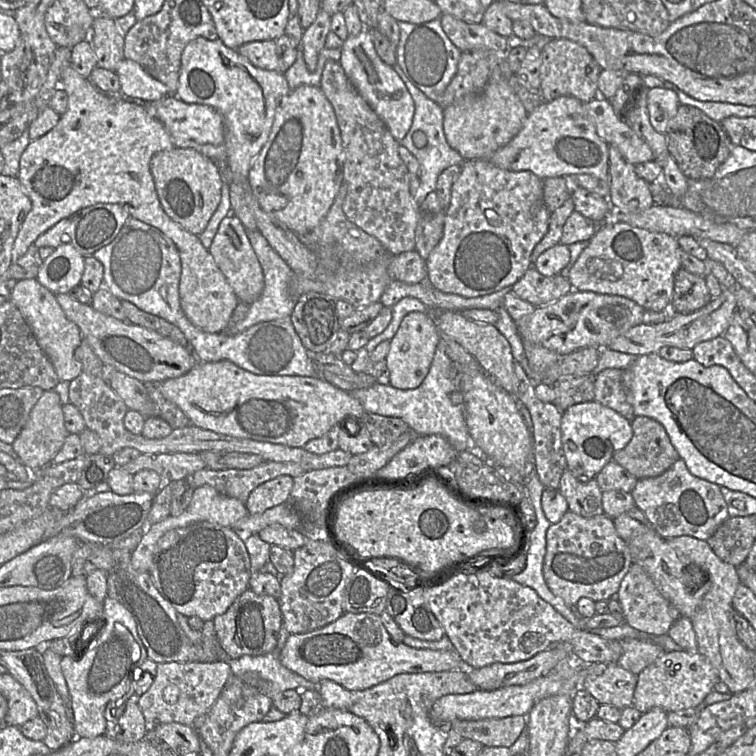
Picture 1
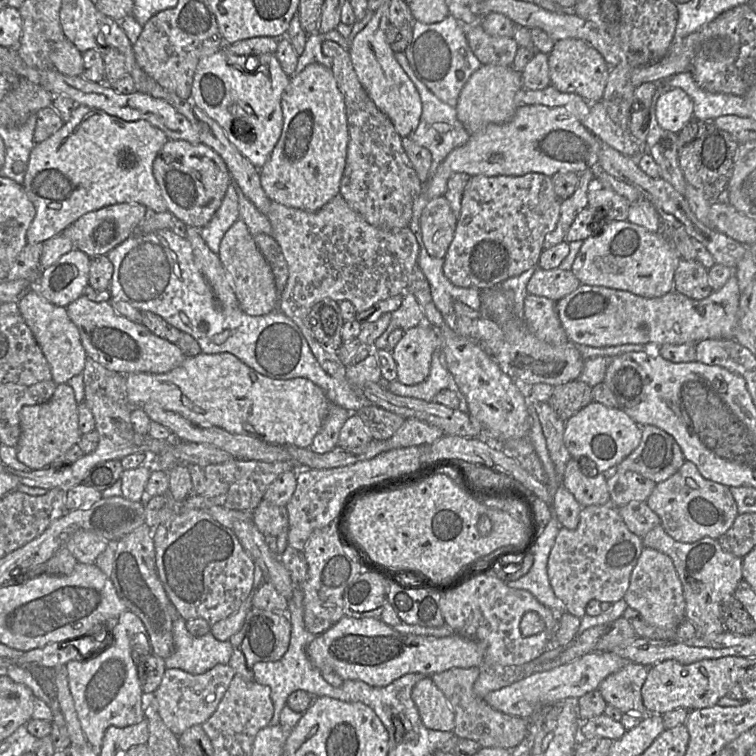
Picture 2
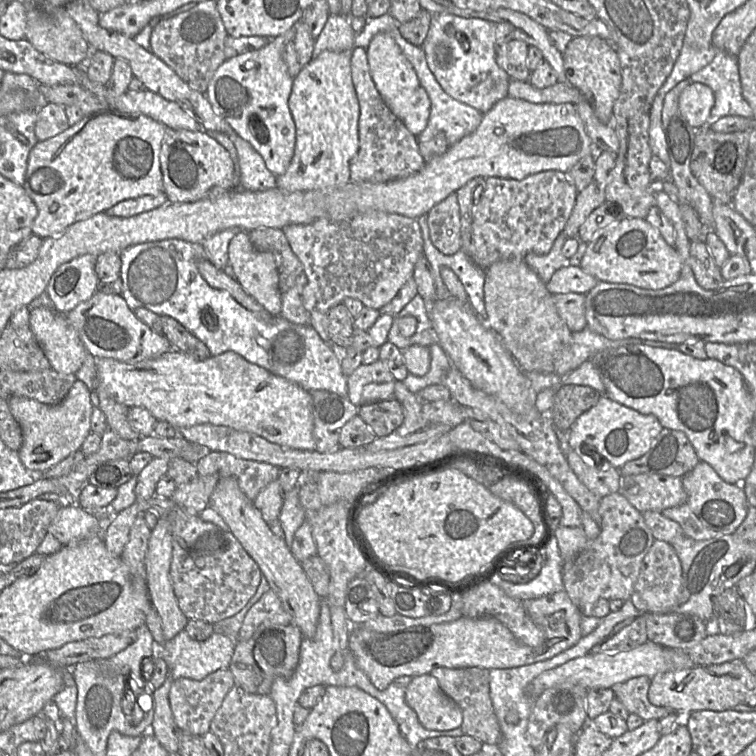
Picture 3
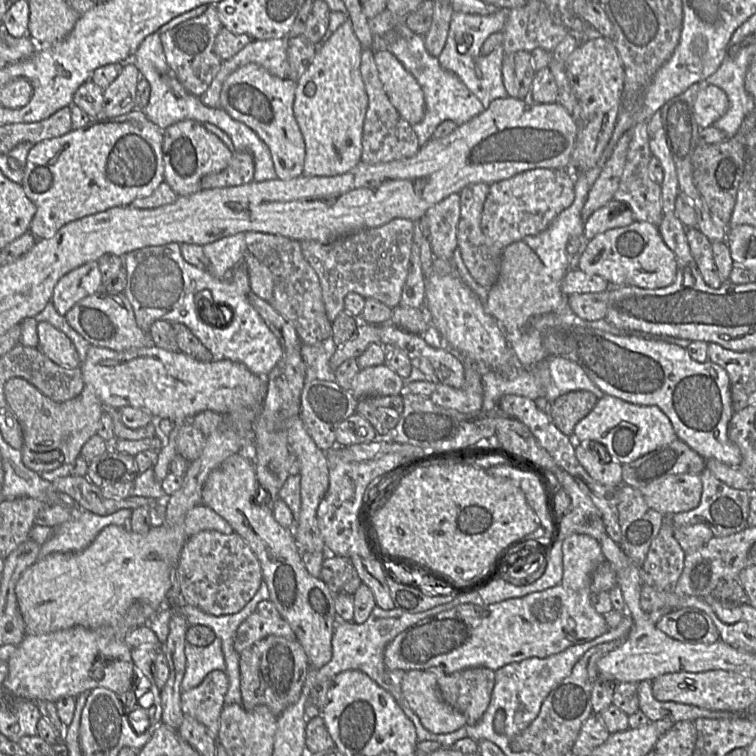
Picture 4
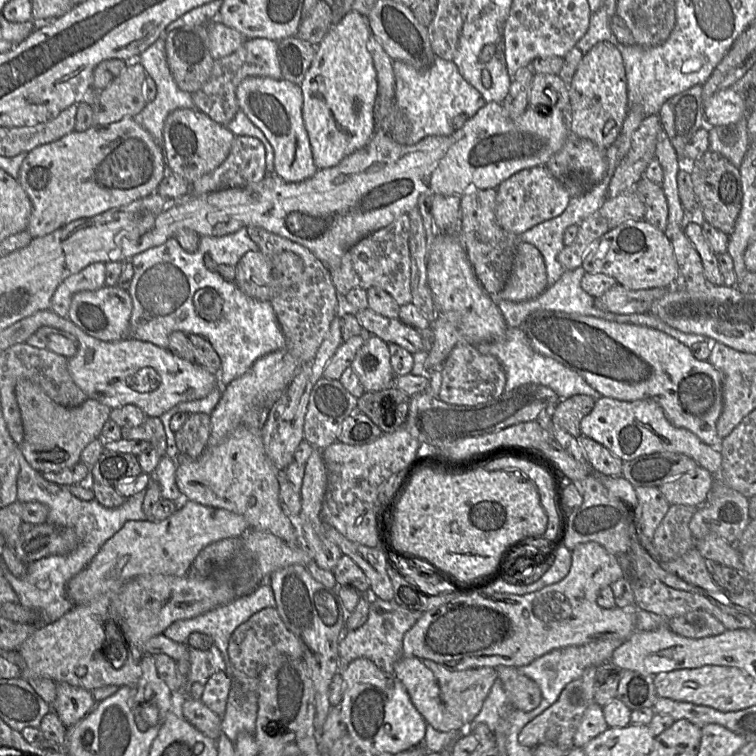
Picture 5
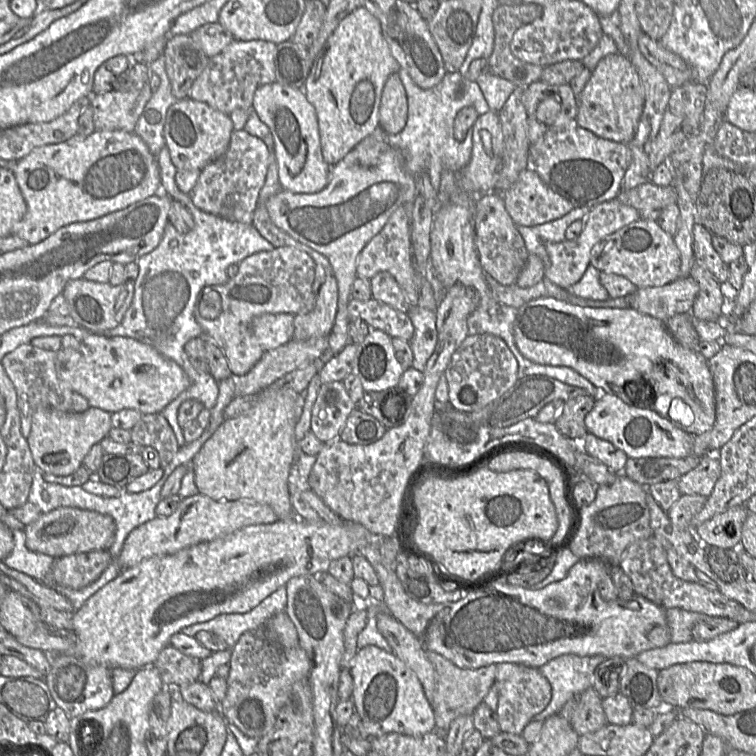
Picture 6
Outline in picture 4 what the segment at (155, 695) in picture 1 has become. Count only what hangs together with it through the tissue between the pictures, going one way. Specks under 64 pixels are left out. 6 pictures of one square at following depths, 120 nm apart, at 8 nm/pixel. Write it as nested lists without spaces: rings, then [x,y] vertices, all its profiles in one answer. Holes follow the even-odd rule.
[[[214,670],[198,686],[181,693],[183,715],[203,724],[216,740],[228,686],[226,672]]]

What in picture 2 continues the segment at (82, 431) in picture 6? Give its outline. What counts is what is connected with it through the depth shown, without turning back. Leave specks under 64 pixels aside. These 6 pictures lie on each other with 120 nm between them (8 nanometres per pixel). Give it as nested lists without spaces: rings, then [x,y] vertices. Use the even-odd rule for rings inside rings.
[[[58,384],[51,399],[45,403],[23,406],[19,413],[21,434],[16,445],[17,459],[31,468],[39,470],[49,466],[79,442],[78,403],[68,384]]]

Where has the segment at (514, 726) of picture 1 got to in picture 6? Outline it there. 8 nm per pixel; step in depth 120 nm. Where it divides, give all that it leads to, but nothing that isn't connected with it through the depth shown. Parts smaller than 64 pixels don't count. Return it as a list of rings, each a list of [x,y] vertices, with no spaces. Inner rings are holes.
[[[426,650],[426,656],[433,664],[436,673],[432,705],[436,727],[447,731],[453,720],[462,715],[472,715],[476,707],[484,700],[490,687],[496,681],[497,667],[496,664],[491,664],[478,669],[462,669],[434,651]]]

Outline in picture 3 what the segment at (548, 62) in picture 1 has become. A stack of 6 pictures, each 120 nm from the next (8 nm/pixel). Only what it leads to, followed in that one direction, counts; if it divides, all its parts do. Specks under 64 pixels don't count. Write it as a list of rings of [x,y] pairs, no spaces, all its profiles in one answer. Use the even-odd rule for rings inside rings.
[[[576,37],[567,45],[563,53],[563,65],[567,81],[578,89],[592,106],[596,117],[604,124],[612,123],[613,106],[619,96],[621,87],[621,66],[617,52],[611,42],[599,37]]]

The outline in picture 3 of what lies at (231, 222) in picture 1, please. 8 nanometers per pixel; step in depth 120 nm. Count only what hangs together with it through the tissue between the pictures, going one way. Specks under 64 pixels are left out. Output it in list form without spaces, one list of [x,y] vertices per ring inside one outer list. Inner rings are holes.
[[[240,230],[229,243],[228,258],[228,266],[233,270],[233,277],[246,293],[261,304],[271,316],[281,316],[282,301],[274,255],[270,252],[258,250],[252,244],[249,232]]]

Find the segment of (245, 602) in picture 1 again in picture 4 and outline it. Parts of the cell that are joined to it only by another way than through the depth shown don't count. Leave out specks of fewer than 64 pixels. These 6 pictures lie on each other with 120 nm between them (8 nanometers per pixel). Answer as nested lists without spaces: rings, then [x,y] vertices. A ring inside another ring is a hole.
[[[268,636],[239,654],[239,668],[242,706],[250,710],[265,705],[278,717],[299,700],[310,663],[297,639]]]

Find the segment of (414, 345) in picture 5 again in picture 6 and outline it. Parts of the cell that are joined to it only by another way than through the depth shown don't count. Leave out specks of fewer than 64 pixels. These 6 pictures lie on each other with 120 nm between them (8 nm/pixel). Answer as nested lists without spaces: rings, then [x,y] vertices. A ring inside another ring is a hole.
[[[351,298],[348,304],[350,319],[362,319],[372,329],[385,332],[391,338],[410,341],[414,336],[414,326],[409,315],[371,298],[359,301]]]

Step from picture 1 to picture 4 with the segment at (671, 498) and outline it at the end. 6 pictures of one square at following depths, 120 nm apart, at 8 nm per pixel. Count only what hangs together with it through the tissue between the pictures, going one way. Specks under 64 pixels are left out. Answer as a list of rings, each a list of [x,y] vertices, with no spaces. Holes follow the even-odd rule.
[[[707,468],[699,475],[702,481],[700,503],[690,511],[670,515],[674,525],[691,526],[705,523],[712,530],[715,537],[730,536],[746,528],[751,493],[728,486],[716,478]]]

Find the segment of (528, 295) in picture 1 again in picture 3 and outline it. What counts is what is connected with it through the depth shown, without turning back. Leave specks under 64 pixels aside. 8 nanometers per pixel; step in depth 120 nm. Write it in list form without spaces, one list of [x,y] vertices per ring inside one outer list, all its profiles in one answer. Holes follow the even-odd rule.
[[[565,266],[557,270],[546,283],[547,290],[552,295],[587,294],[599,281],[586,274],[579,266]]]

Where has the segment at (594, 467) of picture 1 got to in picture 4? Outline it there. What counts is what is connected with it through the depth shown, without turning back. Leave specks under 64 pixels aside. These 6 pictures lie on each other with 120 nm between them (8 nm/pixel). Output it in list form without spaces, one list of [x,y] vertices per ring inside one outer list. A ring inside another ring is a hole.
[[[604,395],[593,410],[575,426],[573,434],[580,441],[603,444],[611,461],[626,464],[669,444],[678,437],[669,418],[657,406],[641,406],[620,398]]]

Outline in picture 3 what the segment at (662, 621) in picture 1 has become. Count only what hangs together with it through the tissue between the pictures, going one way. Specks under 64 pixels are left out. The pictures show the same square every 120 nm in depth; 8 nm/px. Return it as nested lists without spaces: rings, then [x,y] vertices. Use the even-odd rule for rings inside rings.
[[[654,540],[651,548],[642,560],[639,575],[634,585],[631,602],[641,613],[673,613],[682,587],[681,562],[671,544]]]

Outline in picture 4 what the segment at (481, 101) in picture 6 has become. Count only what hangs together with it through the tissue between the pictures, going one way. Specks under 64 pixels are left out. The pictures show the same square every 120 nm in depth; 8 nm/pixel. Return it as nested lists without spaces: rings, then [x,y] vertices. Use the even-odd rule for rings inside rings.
[[[400,21],[395,27],[394,32],[386,36],[374,36],[372,48],[374,52],[379,50],[388,50],[395,55],[395,57],[403,64],[407,71],[409,71],[420,85],[425,99],[425,114],[423,119],[413,125],[413,129],[417,134],[420,146],[427,143],[432,138],[435,129],[444,121],[452,120],[458,126],[468,122],[475,116],[481,114],[485,108],[482,102],[467,88],[462,80],[453,72],[445,70],[439,63],[438,58],[432,56],[426,48],[424,37],[413,33],[405,24]]]

